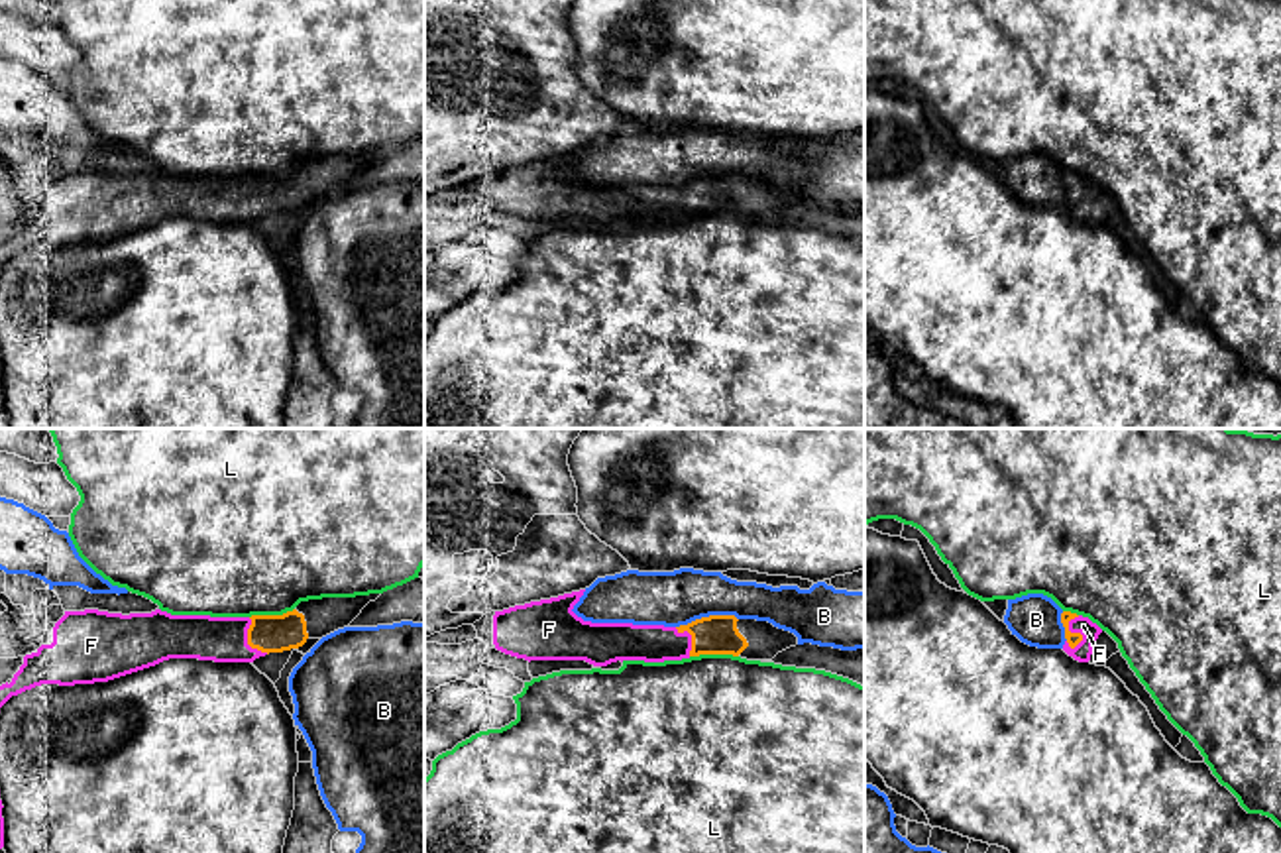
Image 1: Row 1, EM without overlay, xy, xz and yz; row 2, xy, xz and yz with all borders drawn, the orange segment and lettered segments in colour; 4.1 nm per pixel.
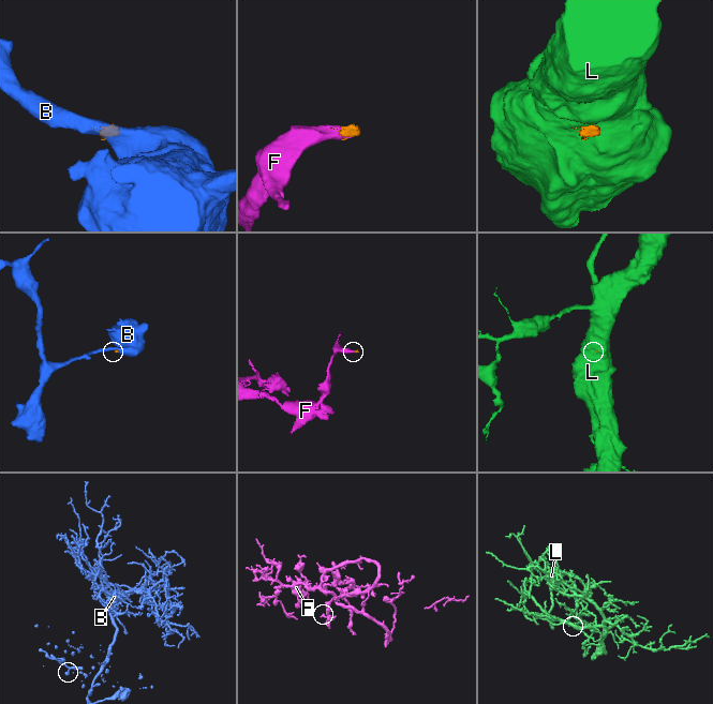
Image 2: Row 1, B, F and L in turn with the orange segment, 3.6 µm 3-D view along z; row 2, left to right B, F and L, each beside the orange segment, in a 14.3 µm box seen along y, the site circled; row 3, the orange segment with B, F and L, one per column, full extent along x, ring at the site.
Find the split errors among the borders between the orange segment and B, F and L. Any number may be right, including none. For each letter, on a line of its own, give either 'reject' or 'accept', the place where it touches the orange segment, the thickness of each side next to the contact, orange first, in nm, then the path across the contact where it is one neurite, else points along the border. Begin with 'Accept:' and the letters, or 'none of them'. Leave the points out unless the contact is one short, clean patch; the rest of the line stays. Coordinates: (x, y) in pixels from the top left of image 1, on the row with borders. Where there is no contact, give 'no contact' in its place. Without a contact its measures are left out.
Accept: F
B: reject; meets orange in xz at (706, 618); 160 nm thick on the orange side, 220 nm on the other; border along xz (737, 618), (702, 616), (676, 627)
F: accept; meets orange in yz at (1073, 633); 60 nm thick on the orange side, 70 nm on the other; runs through yz (1073, 639), (1073, 633), (1083, 625)
L: reject; meets orange in xz at (714, 653); 160 nm thick on the orange side, 500 nm on the other; border along xz (737, 655), (690, 657)

